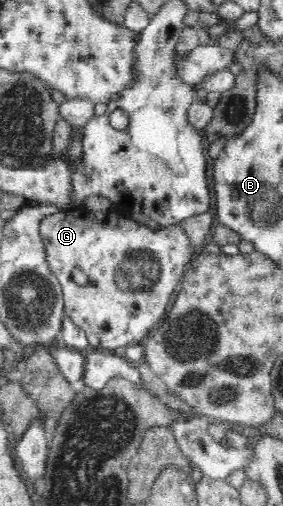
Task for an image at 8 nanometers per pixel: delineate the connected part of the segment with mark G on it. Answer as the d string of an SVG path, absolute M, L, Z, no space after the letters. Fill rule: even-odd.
M83 204L65 211L59 210L43 219L40 235L45 243L51 272L62 286L66 316L85 331L93 349L108 352L137 345L158 327L165 317L165 308L169 308L169 296L177 292L177 284L181 284L188 264L197 253L192 246L193 240L180 224L161 226L155 230L130 219L119 209L106 213L93 212ZM74 267L82 269L89 278L89 284L78 285L73 281L71 275Z

